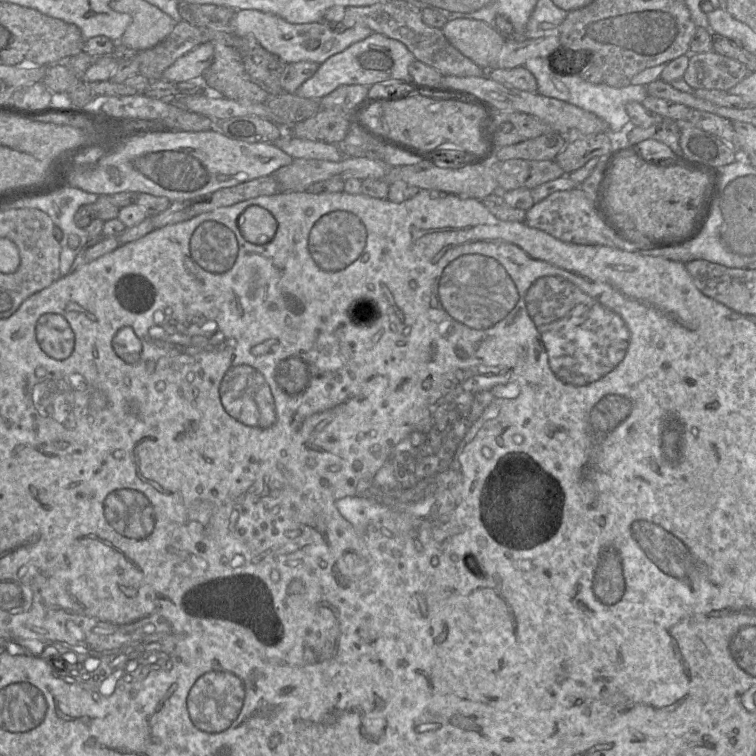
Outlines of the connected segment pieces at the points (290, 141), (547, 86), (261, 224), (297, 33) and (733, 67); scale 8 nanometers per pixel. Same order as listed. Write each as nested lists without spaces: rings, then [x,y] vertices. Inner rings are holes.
[[[285,131],[284,136],[275,144],[293,159],[305,158],[337,162],[344,157],[335,144],[297,138]]]
[[[548,57],[531,58],[523,66],[535,76],[537,93],[567,102],[600,117],[607,122],[609,133],[611,133],[613,139],[625,138],[625,131],[630,126],[626,105],[629,102],[642,103],[648,96],[646,86],[643,85],[614,88],[605,83],[594,84],[587,82],[580,74],[559,74],[551,67],[551,61],[549,61]]]
[[[253,205],[240,215],[238,227],[248,242],[263,245],[270,242],[275,236],[277,222],[268,210]]]
[[[256,9],[236,10],[231,20],[231,30],[241,37],[252,36],[267,51],[279,56],[287,64],[299,61],[323,63],[332,55],[370,36],[373,31],[362,25],[355,25],[342,32],[336,32],[323,22],[292,24],[283,18]]]
[[[716,53],[691,54],[684,81],[692,89],[728,91],[751,72],[735,59]]]

